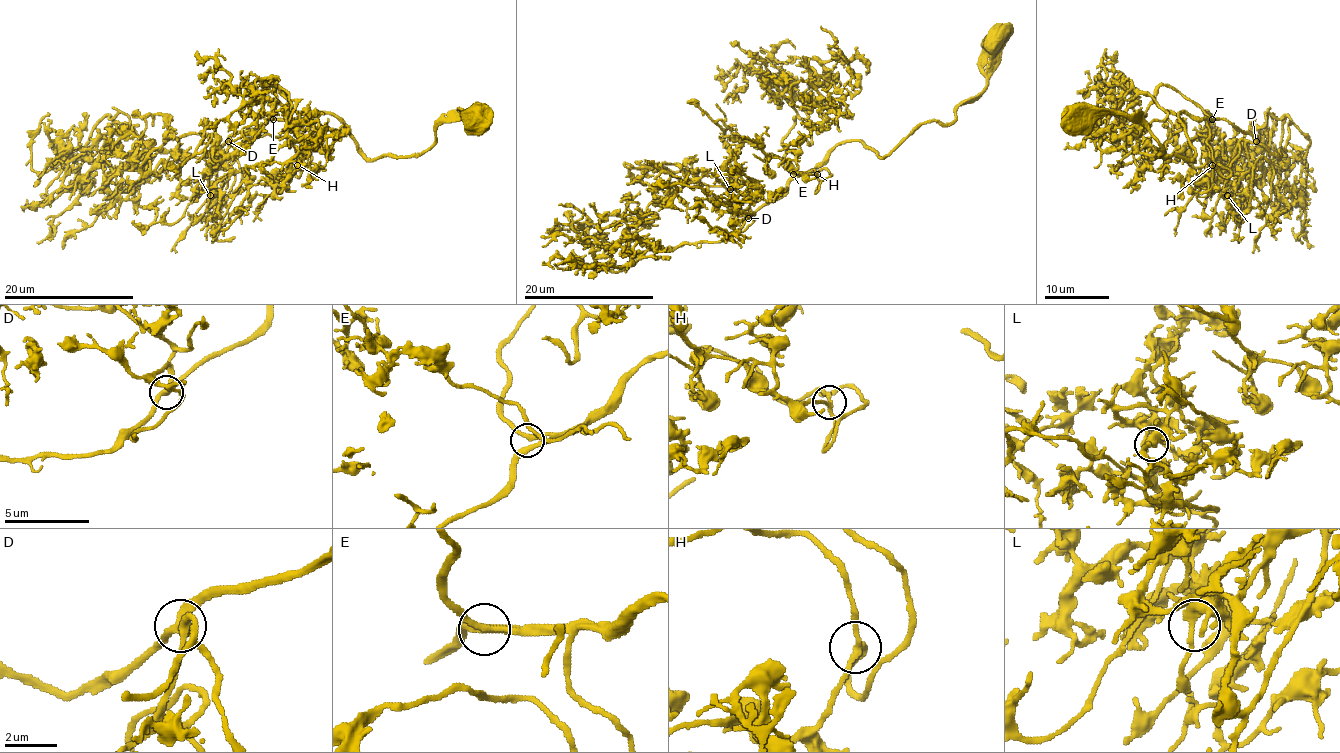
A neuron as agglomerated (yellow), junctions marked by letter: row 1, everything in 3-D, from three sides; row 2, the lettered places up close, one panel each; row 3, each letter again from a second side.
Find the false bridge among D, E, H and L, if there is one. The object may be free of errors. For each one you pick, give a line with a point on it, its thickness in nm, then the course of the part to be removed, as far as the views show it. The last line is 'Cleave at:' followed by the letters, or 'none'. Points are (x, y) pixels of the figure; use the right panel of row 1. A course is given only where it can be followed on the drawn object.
Cleave at: none

